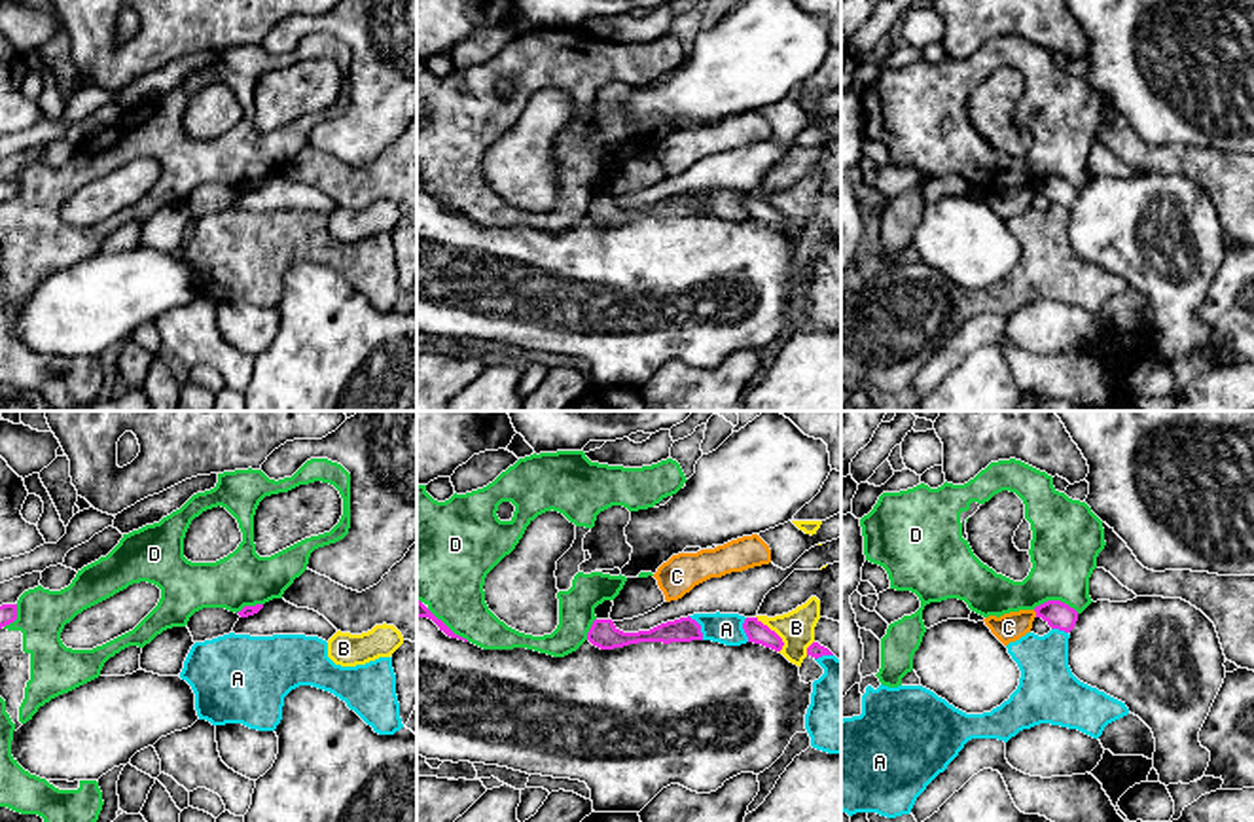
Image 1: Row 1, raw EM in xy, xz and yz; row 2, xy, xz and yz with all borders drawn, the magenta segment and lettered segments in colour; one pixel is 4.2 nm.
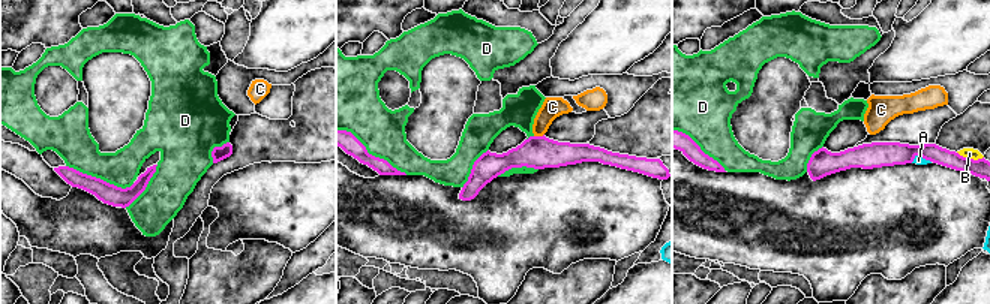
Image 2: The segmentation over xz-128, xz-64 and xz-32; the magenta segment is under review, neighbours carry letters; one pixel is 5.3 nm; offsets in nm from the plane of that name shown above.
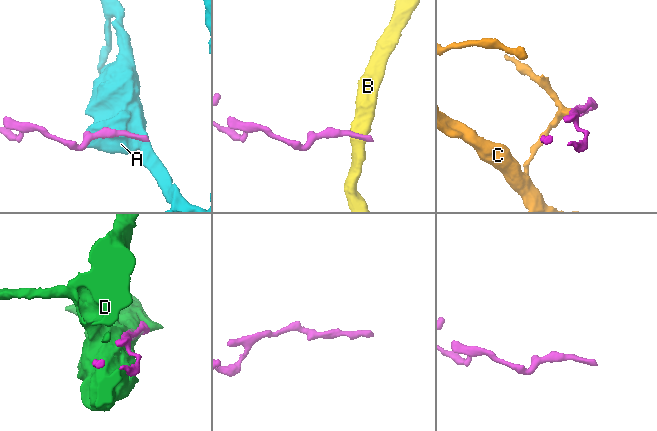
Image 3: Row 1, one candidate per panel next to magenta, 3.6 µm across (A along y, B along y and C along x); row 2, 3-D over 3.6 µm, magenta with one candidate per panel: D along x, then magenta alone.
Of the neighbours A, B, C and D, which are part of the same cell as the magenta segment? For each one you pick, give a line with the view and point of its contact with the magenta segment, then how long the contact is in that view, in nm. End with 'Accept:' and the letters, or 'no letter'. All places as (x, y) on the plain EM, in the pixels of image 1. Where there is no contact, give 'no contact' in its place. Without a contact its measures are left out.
Accept: no letter

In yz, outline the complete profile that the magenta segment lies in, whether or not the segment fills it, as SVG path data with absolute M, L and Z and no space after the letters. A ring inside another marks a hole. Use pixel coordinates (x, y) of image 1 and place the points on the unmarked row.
M1048 176L1034 184L1051 205L1070 208L1078 197L1078 188L1061 176Z

